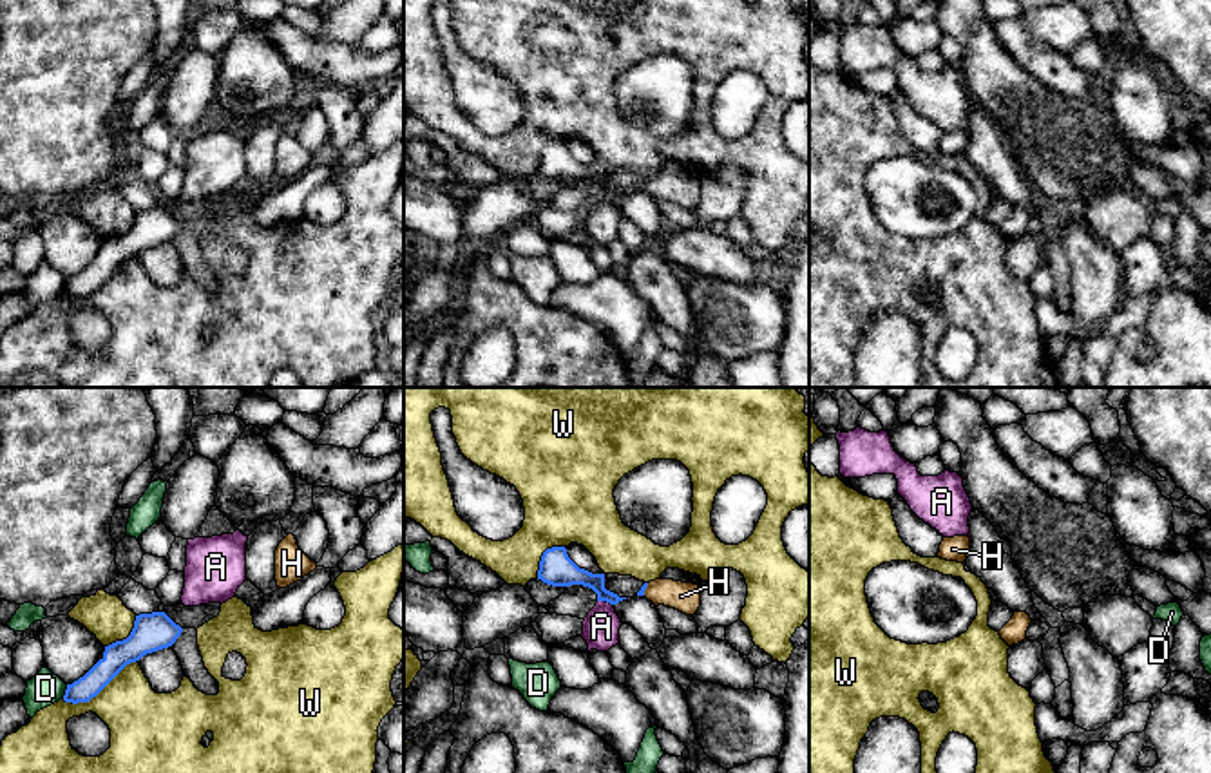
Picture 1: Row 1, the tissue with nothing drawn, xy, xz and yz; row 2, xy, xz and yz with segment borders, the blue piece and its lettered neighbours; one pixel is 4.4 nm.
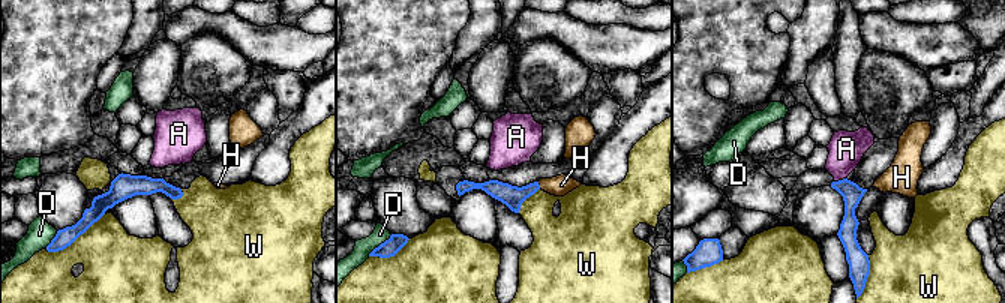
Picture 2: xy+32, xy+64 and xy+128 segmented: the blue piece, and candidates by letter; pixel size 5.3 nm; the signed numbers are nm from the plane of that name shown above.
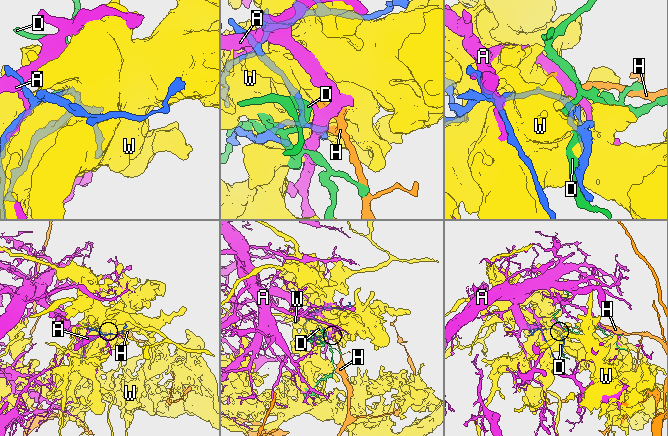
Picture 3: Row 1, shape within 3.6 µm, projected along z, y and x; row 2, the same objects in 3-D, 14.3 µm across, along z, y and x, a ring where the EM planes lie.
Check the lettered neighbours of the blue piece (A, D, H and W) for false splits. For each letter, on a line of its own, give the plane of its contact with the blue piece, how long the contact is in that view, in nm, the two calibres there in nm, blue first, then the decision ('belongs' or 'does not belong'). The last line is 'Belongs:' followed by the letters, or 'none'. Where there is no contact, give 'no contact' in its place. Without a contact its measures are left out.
A: meets blue in xz; contact 80 nm long; 150 nm thick on the blue side, 160 nm on the other; does not belong
D: meets blue in xy; contact 70 nm long; 110 nm thick on the blue side, 150 nm on the other; does not belong
H: meets blue in xz; contact 60 nm long; 30 nm thick on the blue side, 130 nm on the other; belongs
W: meets blue in xy; contact 380 nm long; 120 nm thick on the blue side, 300 nm on the other; does not belong
Belongs: H

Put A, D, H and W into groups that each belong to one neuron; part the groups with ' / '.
A / D / H / W

